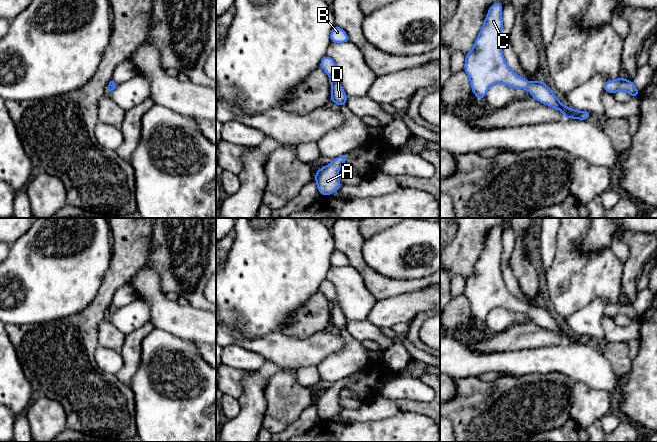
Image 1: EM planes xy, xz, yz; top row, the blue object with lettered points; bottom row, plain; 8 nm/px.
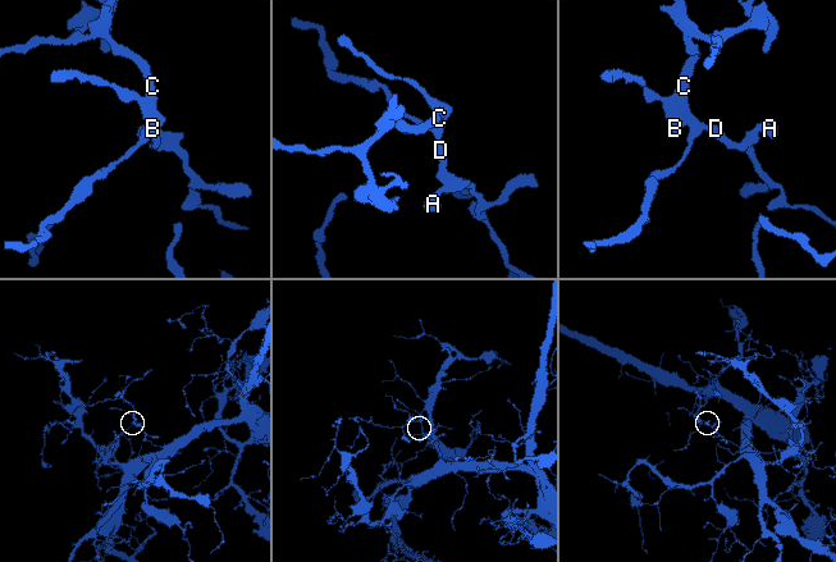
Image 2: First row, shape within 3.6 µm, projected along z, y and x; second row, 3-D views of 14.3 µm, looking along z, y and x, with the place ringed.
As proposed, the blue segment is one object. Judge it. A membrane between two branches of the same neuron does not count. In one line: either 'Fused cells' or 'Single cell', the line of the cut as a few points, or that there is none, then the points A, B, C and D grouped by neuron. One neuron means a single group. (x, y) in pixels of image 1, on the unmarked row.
Single cell. No split. Groups: A B C D

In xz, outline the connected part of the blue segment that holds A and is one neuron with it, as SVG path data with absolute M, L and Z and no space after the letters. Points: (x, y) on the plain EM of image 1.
M343 378L335 383L332 387L322 391L315 397L315 405L317 407L320 419L331 419L340 414L341 406L338 403L339 392L346 386L349 378Z

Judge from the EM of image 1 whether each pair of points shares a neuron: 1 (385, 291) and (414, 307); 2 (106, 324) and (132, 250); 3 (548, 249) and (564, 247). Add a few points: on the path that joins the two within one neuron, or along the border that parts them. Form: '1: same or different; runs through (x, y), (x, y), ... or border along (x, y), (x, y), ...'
1: different; border along (415, 289), (377, 300)
2: different; border along (107, 316), (98, 326), (98, 339)
3: different; border along (559, 228), (555, 258), (547, 270)

